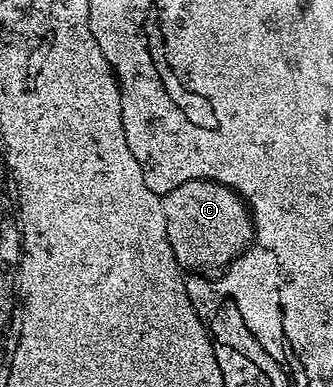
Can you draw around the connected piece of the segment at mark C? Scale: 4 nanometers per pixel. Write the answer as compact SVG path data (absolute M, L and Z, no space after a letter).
M207 179L186 181L162 195L162 199L166 236L173 248L174 258L186 271L199 274L222 271L232 264L254 239L254 226L246 202L235 190L219 182Z

